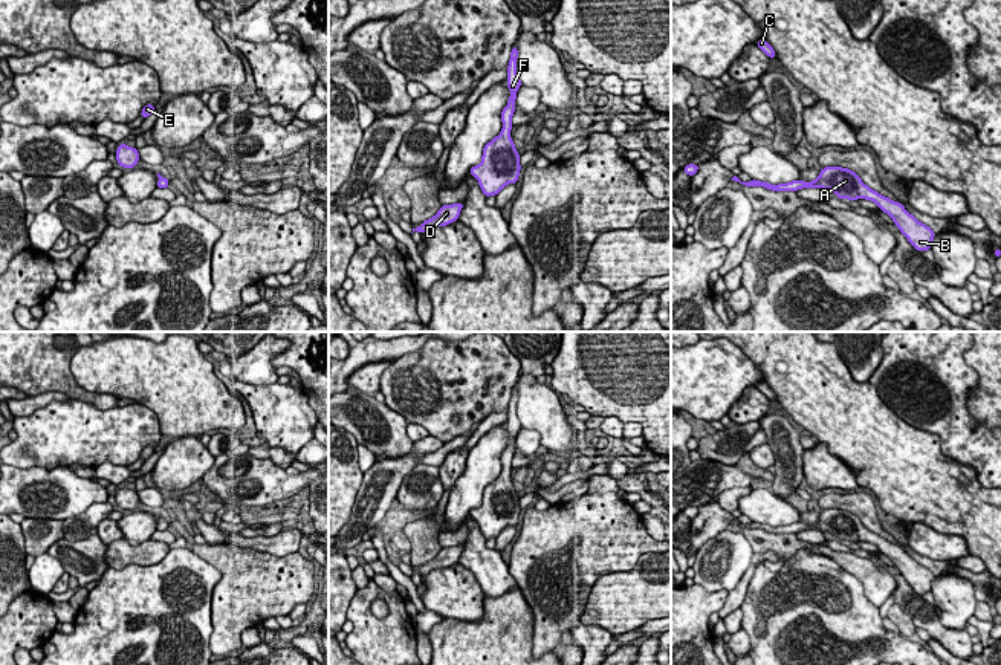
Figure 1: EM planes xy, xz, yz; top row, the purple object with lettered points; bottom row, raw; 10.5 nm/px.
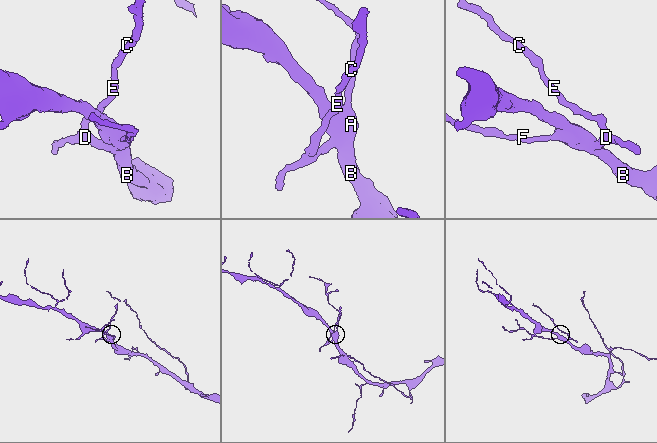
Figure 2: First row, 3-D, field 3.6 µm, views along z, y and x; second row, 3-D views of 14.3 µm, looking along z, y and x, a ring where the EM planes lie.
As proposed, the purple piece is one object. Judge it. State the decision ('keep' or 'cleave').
keep

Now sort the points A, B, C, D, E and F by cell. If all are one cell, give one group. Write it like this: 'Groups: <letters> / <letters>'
Groups: A B C D E F

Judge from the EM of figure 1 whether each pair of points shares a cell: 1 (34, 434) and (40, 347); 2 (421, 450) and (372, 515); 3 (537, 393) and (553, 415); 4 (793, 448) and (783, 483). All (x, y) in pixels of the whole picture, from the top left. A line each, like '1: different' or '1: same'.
1: different
2: same
3: same
4: same

